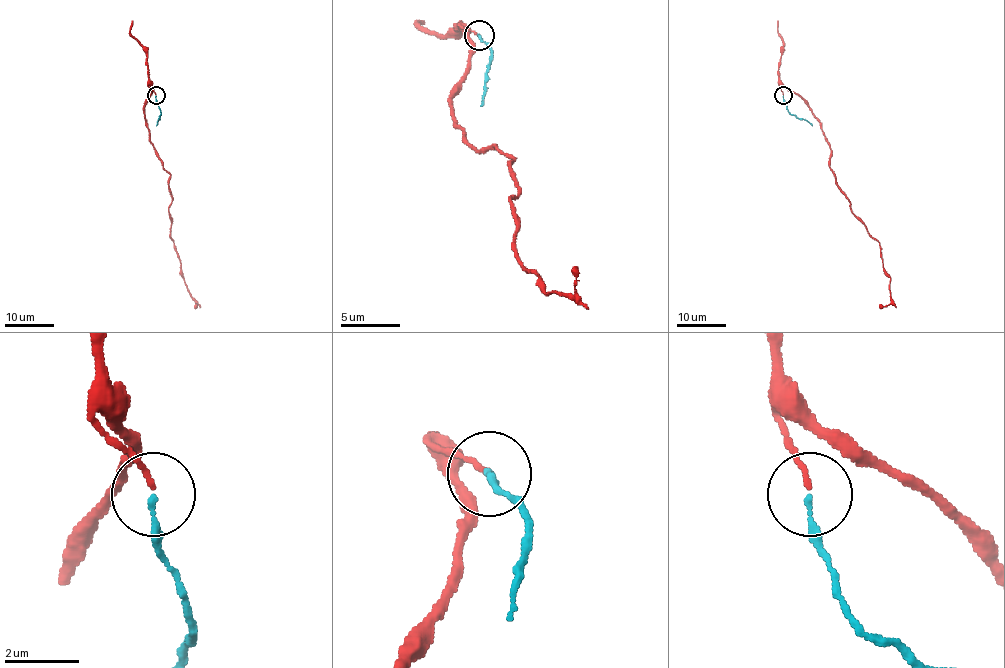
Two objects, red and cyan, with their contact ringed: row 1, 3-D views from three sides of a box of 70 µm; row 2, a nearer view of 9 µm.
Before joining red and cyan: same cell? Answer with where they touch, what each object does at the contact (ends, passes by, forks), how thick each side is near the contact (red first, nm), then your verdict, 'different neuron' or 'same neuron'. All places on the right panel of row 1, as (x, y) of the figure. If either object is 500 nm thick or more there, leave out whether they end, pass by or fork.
place (783, 95); red ends; cyan ends; calibres 130 and 150 nm; same neuron

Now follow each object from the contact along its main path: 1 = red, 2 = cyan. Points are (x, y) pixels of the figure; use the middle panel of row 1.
1: (478, 36), (466, 33), (451, 114), (475, 150), (514, 162), (514, 257), (547, 293), (574, 296), (574, 266)
2: (478, 36), (490, 48), (481, 105)

